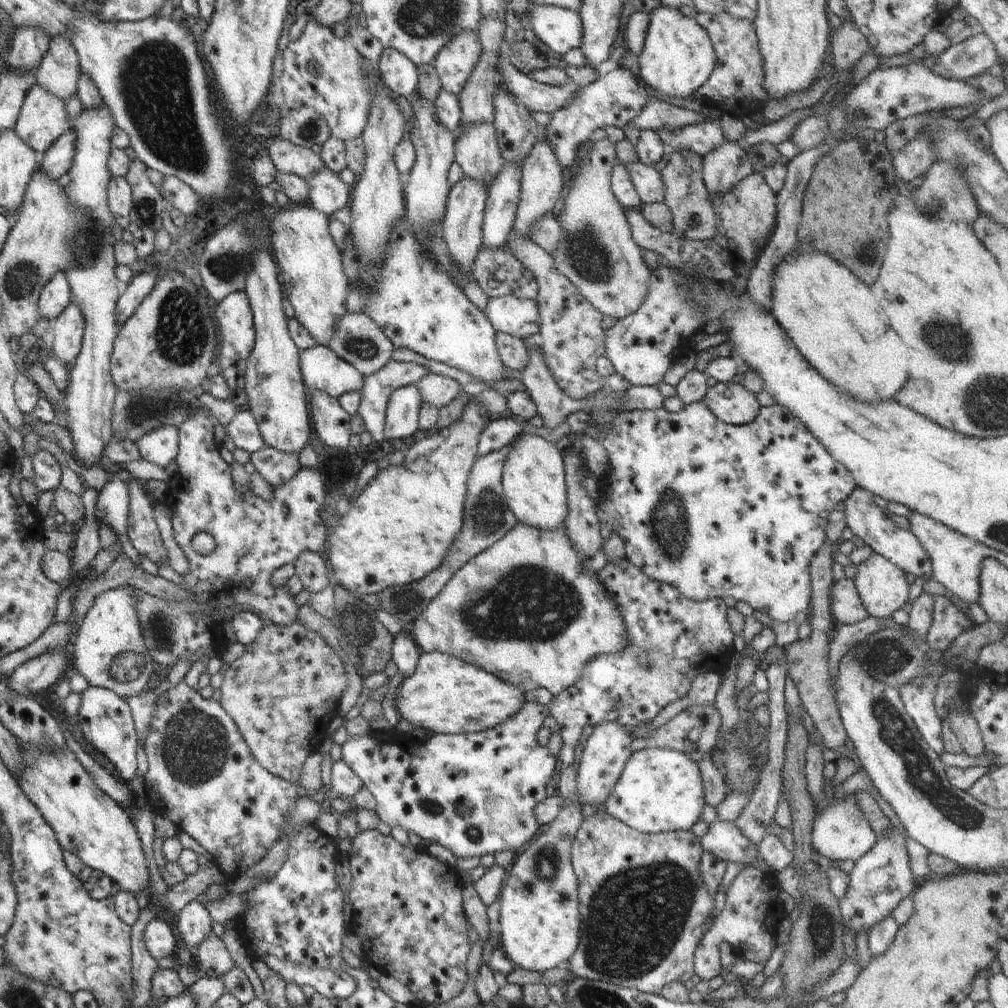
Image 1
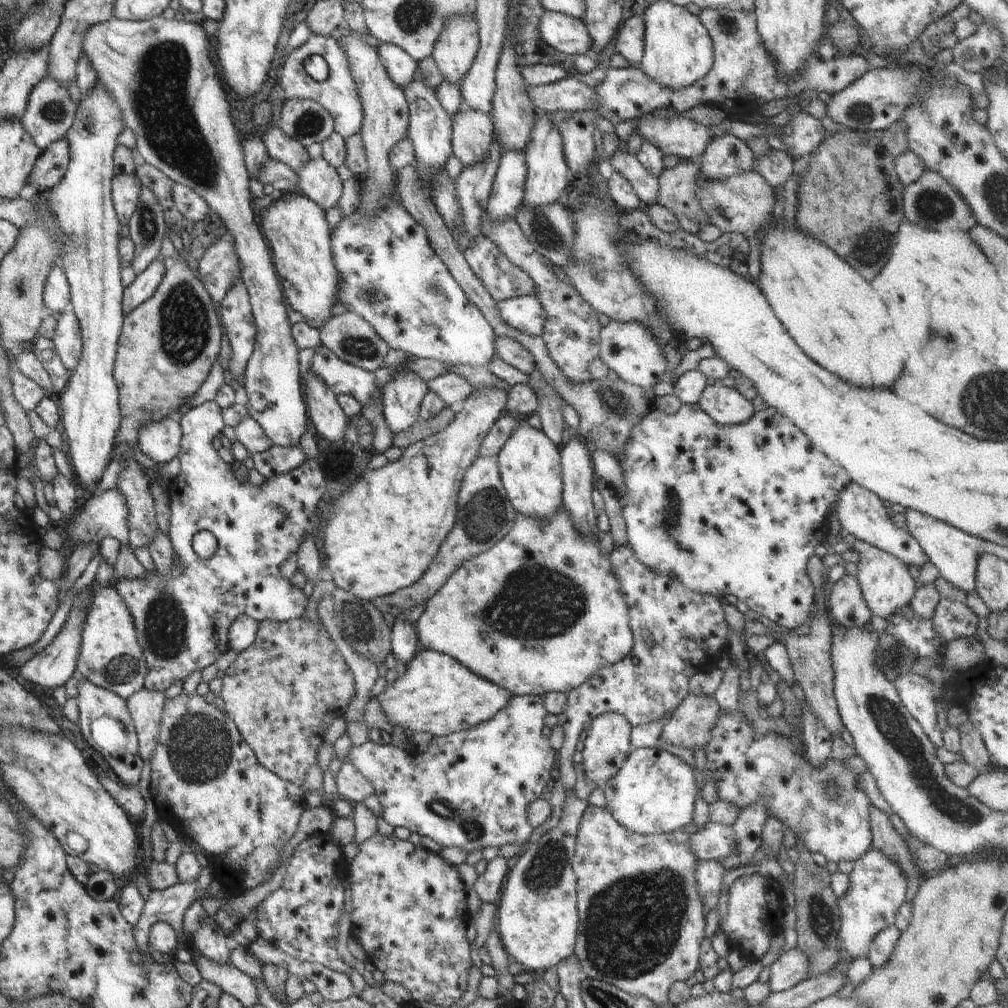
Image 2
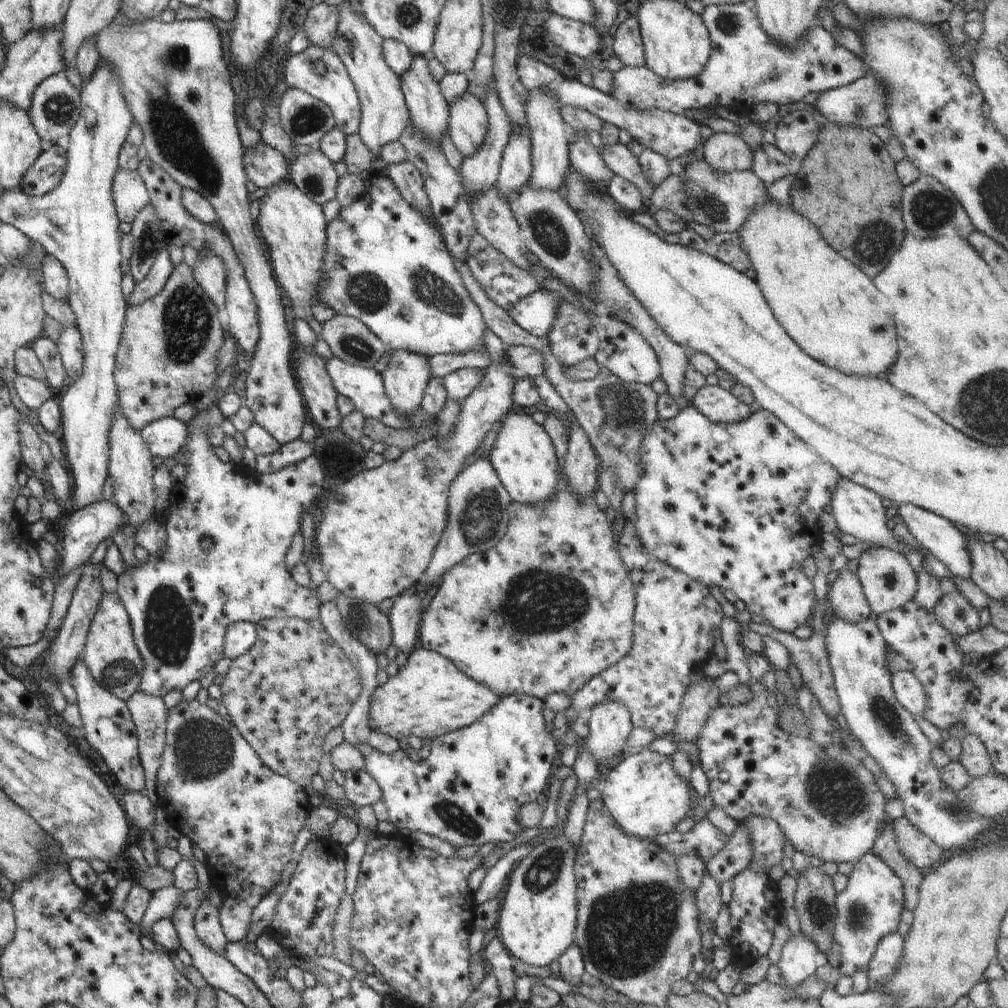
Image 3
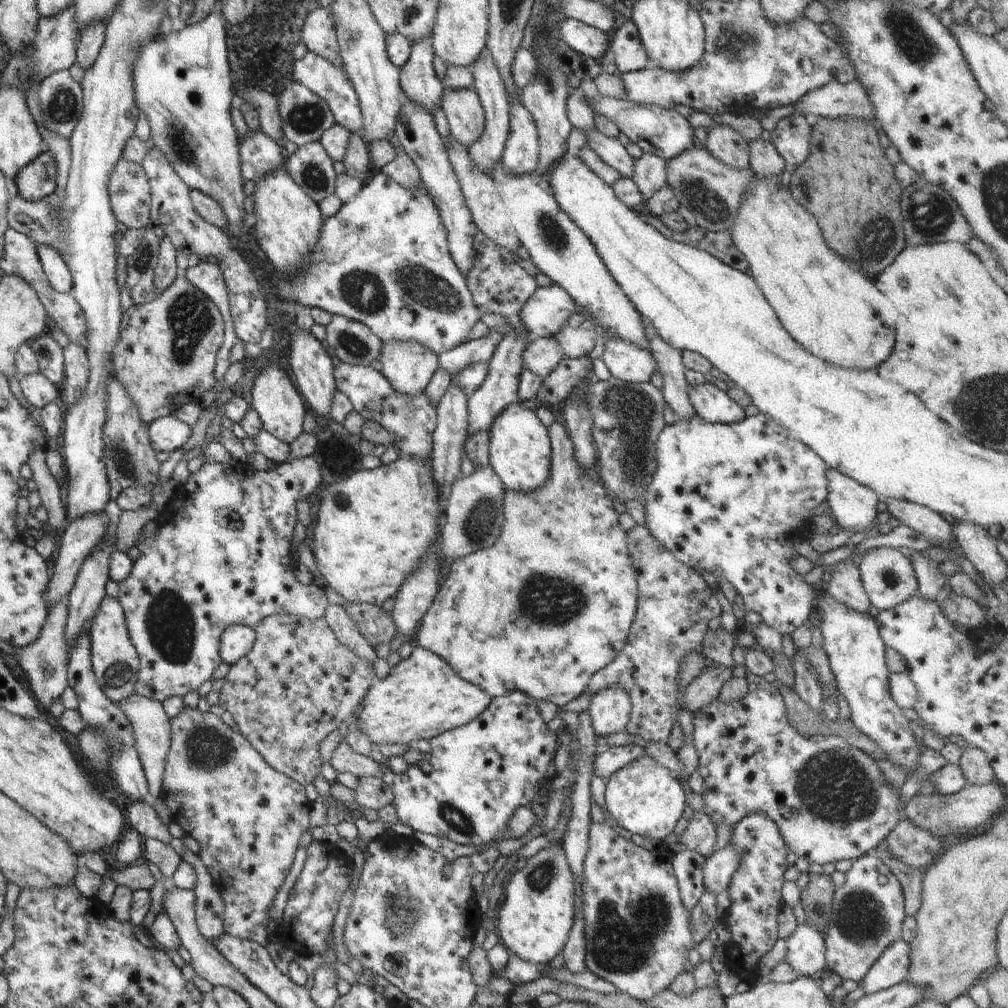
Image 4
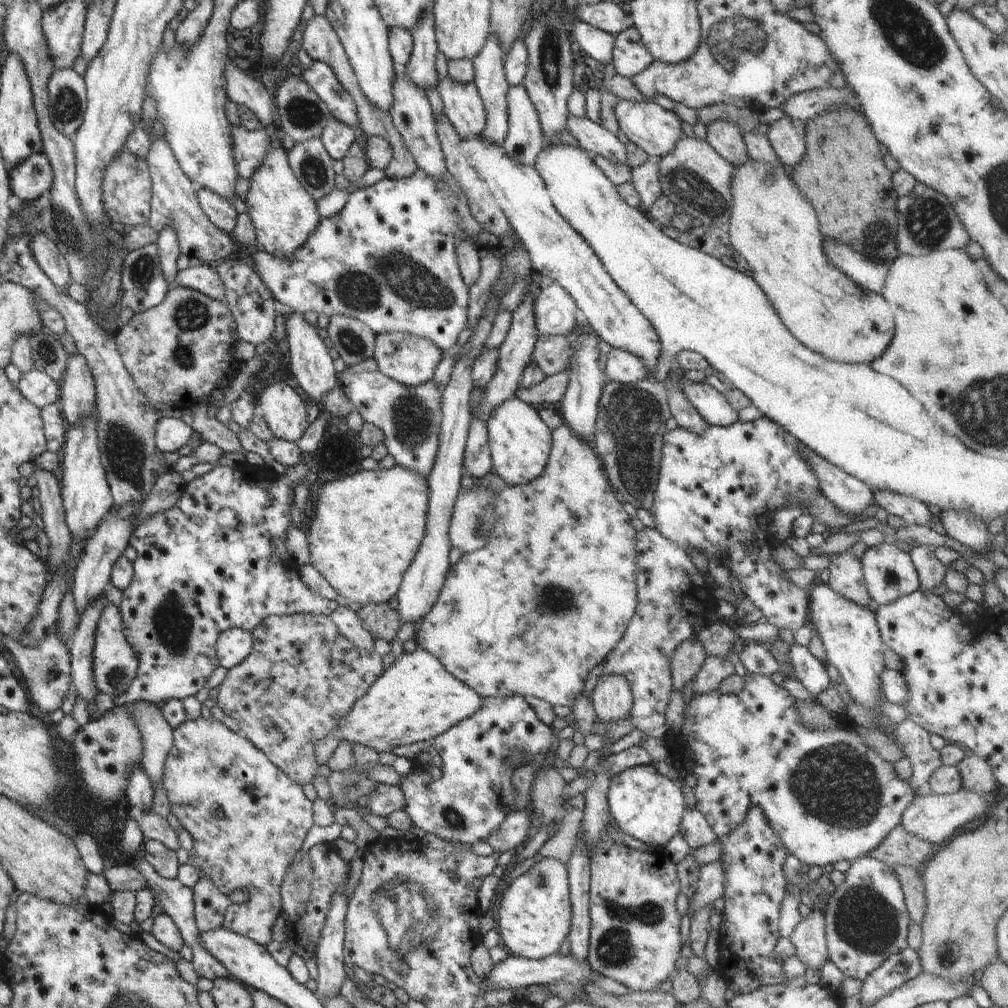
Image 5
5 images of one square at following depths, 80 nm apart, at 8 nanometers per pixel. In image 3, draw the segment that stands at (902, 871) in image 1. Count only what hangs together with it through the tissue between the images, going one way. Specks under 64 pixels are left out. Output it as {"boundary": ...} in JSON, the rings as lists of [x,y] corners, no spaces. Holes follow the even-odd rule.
{"boundary":[[[870,852],[854,861],[846,888],[842,892],[837,892],[835,896],[836,916],[832,933],[833,939],[827,953],[822,956],[825,962],[828,962],[832,968],[837,968],[839,974],[844,974],[844,976],[851,977],[856,970],[866,969],[883,937],[897,932],[904,903],[905,896],[901,880],[879,856]]]}

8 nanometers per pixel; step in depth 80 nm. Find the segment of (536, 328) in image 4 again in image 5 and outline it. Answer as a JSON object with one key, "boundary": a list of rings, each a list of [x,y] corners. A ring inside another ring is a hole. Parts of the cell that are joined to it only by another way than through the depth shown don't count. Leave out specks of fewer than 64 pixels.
{"boundary":[[[553,283],[547,288],[534,288],[535,319],[540,335],[568,336],[573,332],[576,322],[580,318],[580,310],[575,305],[574,299],[558,283]]]}

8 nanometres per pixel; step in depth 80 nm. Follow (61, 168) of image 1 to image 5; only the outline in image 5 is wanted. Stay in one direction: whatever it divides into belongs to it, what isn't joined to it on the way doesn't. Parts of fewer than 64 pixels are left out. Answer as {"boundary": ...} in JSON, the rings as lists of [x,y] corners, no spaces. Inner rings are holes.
{"boundary":[[[41,152],[14,165],[7,175],[13,200],[17,202],[38,200],[53,183],[53,168]]]}

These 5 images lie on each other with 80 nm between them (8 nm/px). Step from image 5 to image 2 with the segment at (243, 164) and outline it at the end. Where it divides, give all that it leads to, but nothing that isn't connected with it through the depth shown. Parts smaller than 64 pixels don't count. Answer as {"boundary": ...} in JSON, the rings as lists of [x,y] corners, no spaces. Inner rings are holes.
{"boundary":[[[270,156],[258,170],[256,179],[264,185],[270,184],[283,194],[299,192],[298,175],[287,164],[274,160]]]}

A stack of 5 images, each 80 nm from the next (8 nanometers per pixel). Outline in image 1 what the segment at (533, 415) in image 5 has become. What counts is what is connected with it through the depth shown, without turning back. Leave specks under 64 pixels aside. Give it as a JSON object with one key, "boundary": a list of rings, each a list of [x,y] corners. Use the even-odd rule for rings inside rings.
{"boundary":[[[520,433],[507,448],[502,471],[506,500],[518,523],[540,530],[565,528],[567,486],[563,452],[554,443],[534,433]]]}

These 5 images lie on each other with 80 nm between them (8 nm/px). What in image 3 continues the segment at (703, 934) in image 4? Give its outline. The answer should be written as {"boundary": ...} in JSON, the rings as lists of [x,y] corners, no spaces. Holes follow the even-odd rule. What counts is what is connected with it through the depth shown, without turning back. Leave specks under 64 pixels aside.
{"boundary":[[[706,872],[702,877],[702,884],[695,896],[698,911],[698,926],[701,934],[714,932],[715,920],[722,905],[720,899],[720,885]]]}

